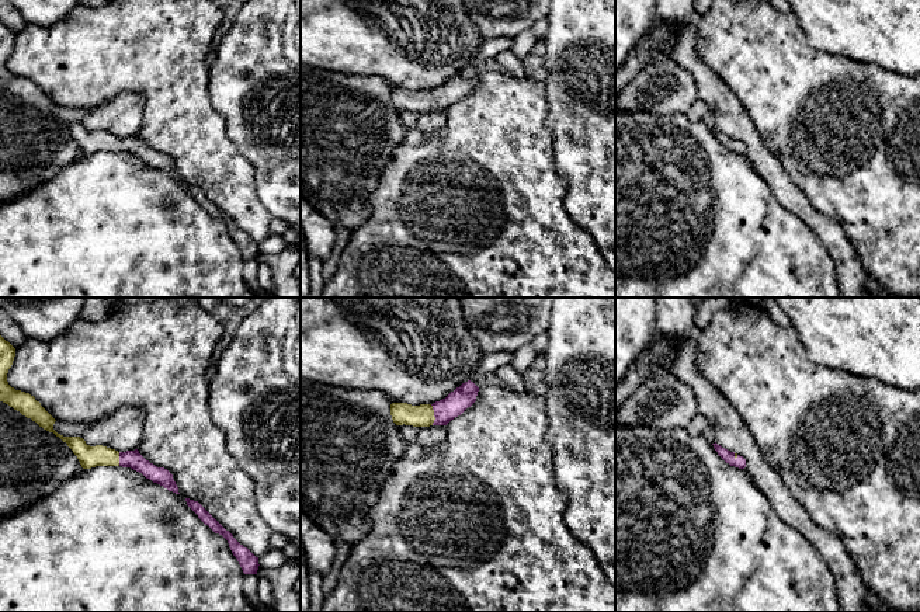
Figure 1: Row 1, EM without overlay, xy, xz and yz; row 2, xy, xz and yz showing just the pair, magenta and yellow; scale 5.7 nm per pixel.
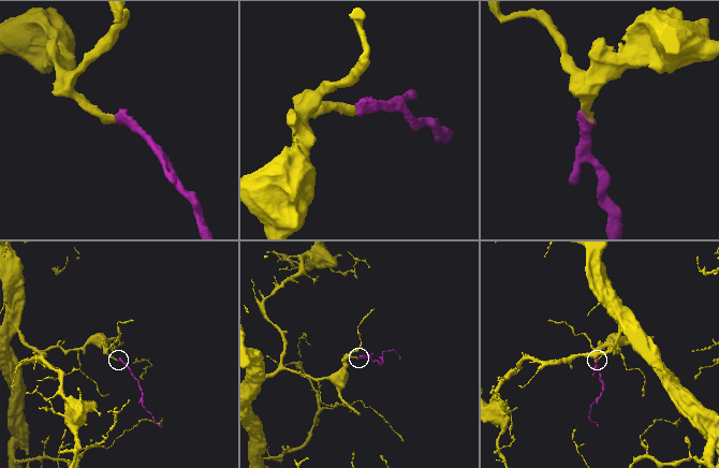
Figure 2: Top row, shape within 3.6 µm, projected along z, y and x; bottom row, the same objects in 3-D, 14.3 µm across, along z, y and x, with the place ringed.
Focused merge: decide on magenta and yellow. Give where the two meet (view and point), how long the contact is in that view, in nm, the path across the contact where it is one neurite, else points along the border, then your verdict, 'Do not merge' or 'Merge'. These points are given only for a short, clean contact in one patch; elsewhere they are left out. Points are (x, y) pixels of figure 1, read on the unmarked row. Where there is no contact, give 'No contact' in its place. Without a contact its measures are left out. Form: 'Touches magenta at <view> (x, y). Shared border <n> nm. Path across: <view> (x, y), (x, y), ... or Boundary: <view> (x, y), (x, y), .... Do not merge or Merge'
Touches magenta at xz (434, 100). Shared border 120 nm. Path across: xz (457, 87), (441, 98), (434, 100), (402, 98). Merge

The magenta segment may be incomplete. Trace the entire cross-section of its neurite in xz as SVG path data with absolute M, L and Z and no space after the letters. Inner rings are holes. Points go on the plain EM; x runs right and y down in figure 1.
M468 66L445 84L433 90L412 91L407 88L392 88L390 101L396 111L447 111L476 87L478 77L479 73Z

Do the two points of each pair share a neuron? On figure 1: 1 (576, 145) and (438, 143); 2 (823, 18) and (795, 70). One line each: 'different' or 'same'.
1: different
2: different

